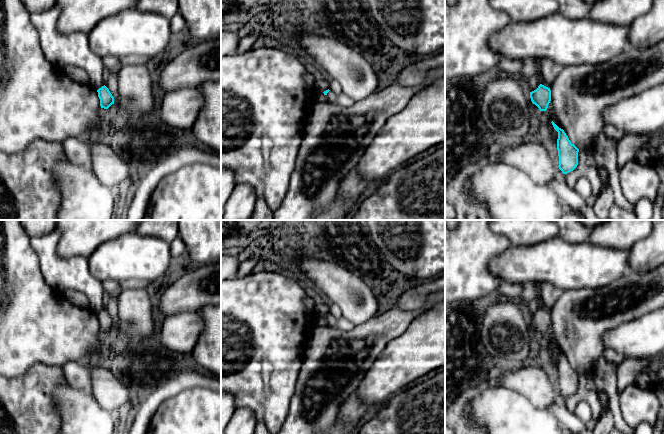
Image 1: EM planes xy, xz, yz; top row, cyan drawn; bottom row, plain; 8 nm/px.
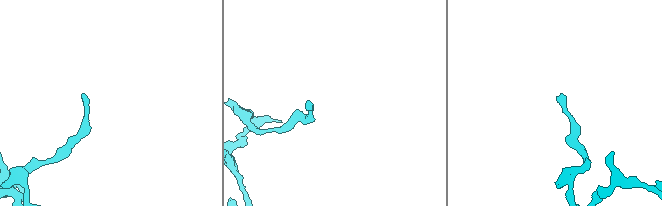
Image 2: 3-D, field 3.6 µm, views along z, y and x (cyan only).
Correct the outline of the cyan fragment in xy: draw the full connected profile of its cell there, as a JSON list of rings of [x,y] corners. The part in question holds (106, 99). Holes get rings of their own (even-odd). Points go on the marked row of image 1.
[[[105,85],[99,88],[97,92],[101,108],[108,109],[112,104],[114,104],[114,97]]]

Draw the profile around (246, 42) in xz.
[[[255,35],[242,36],[240,38],[236,54],[242,54],[251,50],[252,45],[255,43],[258,37]]]

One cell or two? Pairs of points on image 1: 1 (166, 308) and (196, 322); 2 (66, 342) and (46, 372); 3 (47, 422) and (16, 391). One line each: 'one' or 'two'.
1: two
2: two
3: one

